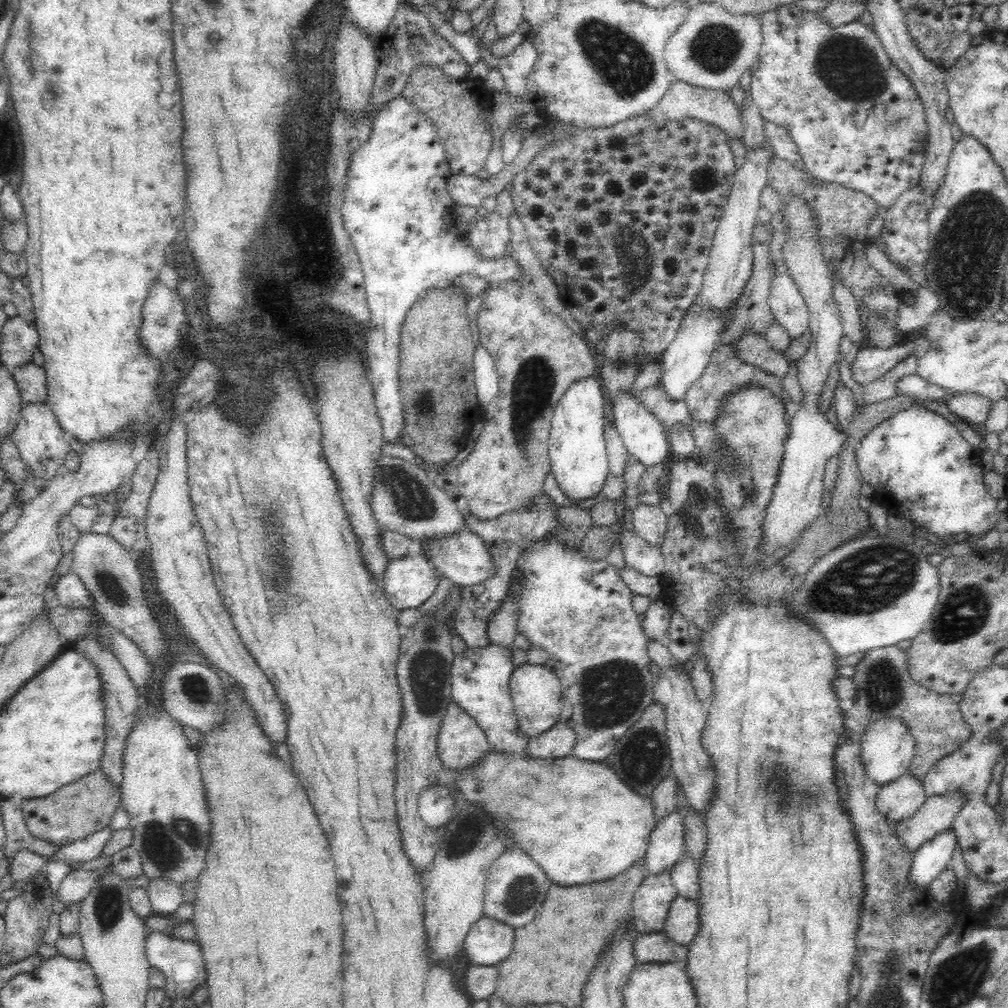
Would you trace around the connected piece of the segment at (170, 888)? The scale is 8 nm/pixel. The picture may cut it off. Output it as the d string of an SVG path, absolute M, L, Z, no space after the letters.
M152 879L147 888L154 915L172 917L183 903L178 885L168 879Z

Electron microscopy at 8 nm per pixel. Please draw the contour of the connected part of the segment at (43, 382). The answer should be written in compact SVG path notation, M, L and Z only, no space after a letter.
M30 361L21 367L11 368L11 373L20 389L24 405L46 403L47 378L44 368Z

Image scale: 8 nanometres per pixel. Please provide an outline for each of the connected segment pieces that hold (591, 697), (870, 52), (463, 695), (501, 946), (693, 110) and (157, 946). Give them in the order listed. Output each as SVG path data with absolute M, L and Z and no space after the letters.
M541 538L531 543L527 549L522 551L517 560L517 568L522 573L522 576L520 576L519 599L517 600L517 606L519 606L517 632L524 634L532 642L532 647L542 648L549 655L549 659L555 662L552 669L563 688L563 709L560 721L564 721L575 732L573 755L590 762L604 762L614 752L616 743L625 735L625 732L643 715L646 707L653 703L654 674L650 673L652 659L648 655L647 644L649 640L645 635L642 621L638 619L639 614L632 609L632 600L636 595L628 589L628 585L622 580L619 570L612 567L606 559L589 560L579 550L571 550L568 546L556 540L548 540L548 542L542 543Z
M780 5L761 15L761 29L764 42L759 54L760 66L754 72L754 76L751 76L751 89L747 94L759 107L763 119L788 129L788 133L790 133L792 141L796 143L798 153L802 157L802 166L812 178L818 182L836 183L866 193L879 204L879 208L883 212L887 211L903 192L919 184L923 164L925 163L928 125L923 103L912 82L892 63L892 59L885 52L875 30L860 23L859 20L848 24L840 24L840 26L832 26L819 12L802 9L798 5Z
M486 645L478 650L466 650L456 654L451 666L451 701L464 709L486 735L494 752L516 753L528 757L529 737L518 730L518 719L509 691L512 671L511 651L499 646Z
M482 915L468 930L463 949L470 964L492 966L502 962L512 952L515 928Z
M677 79L670 84L666 94L664 94L663 98L656 104L656 107L642 114L642 116L649 118L652 123L682 121L686 118L704 121L704 123L712 124L722 129L722 131L729 136L736 136L738 138L742 135L742 132L744 132L741 114L727 92L692 86Z
M151 932L144 938L147 959L150 966L161 970L165 976L165 995L170 998L190 998L192 990L205 984L206 967L202 949L197 941L174 938L162 932Z

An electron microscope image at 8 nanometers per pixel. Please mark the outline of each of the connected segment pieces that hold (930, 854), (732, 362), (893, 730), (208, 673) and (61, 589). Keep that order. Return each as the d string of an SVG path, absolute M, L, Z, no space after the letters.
M954 829L934 835L913 853L908 874L908 887L917 891L926 889L929 884L949 866L949 860L956 846L957 836Z
M730 344L718 345L718 348L712 353L710 364L706 367L702 376L685 392L684 401L688 405L688 410L691 411L696 420L708 423L713 426L718 418L719 412L727 398L736 391L756 385L756 387L766 387L772 391L772 394L780 398L782 405L786 409L792 409L792 400L786 396L783 390L781 380L777 376L762 370L752 364L748 364L737 357L735 346Z
M887 718L874 721L861 733L862 762L867 777L872 779L879 788L898 780L909 772L909 766L914 756L914 739L908 727L896 718Z
M176 660L172 662L172 666L166 668L160 680L160 692L164 698L162 706L172 719L178 721L181 726L189 726L202 734L206 734L214 726L223 725L229 717L229 714L225 712L227 709L226 687L218 674L210 667Z
M68 571L54 585L55 604L74 608L93 608L94 601L74 571Z

